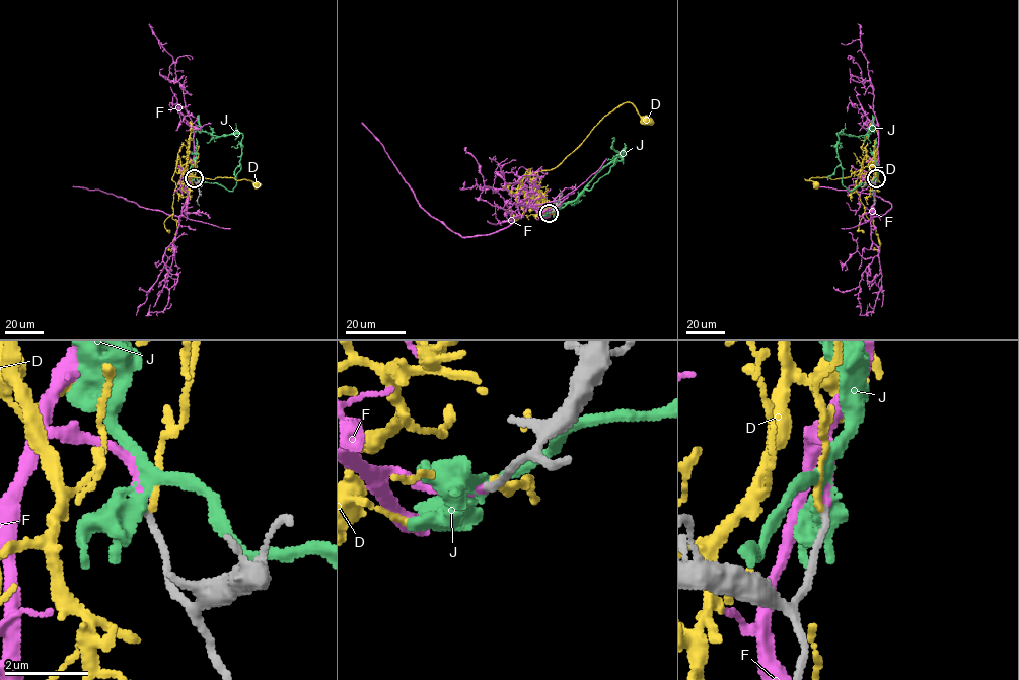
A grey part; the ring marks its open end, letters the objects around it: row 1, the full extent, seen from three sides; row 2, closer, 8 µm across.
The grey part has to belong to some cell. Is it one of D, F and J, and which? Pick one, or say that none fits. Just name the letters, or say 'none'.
F

